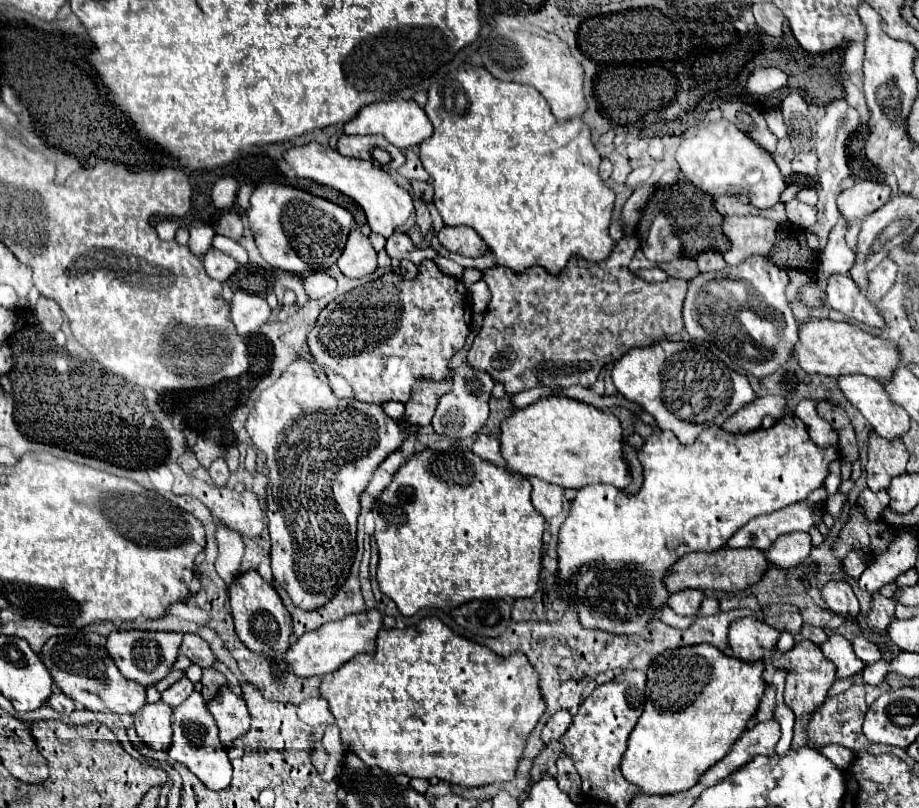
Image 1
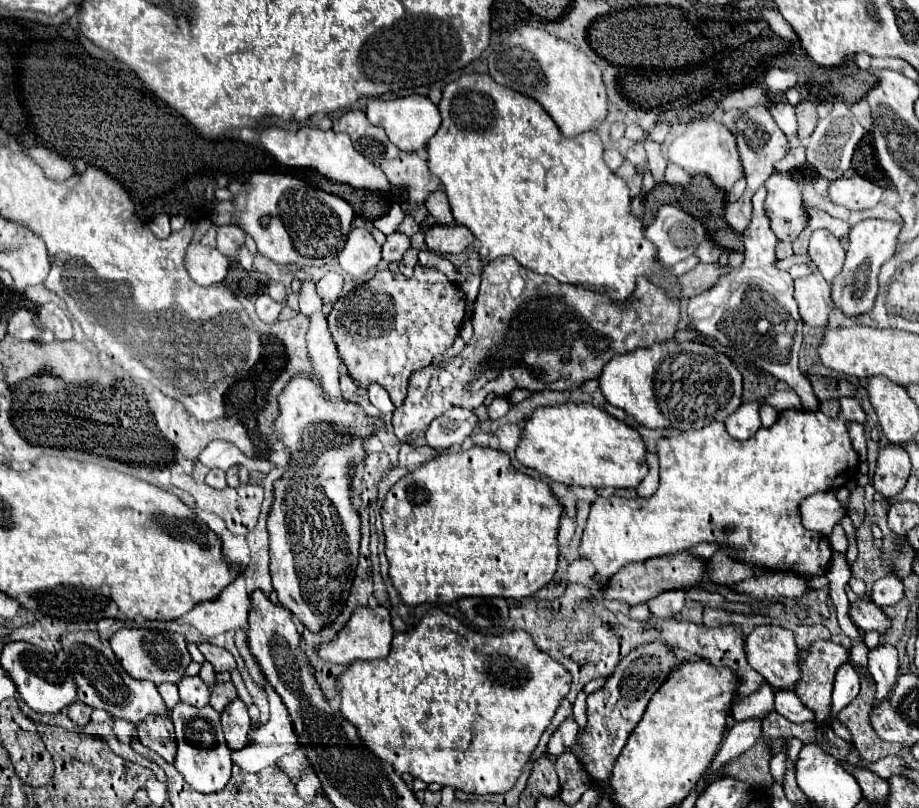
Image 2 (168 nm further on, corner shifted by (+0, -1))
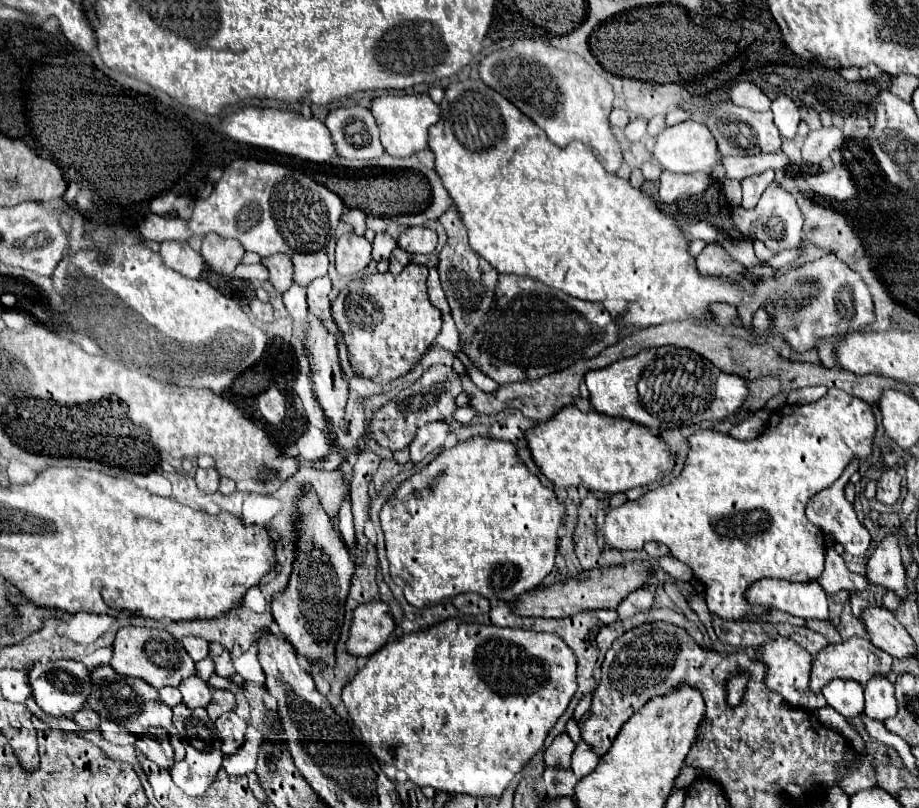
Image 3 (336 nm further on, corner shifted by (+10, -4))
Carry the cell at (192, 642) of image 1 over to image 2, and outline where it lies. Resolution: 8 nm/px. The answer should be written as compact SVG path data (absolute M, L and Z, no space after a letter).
M201 643L199 645L199 651L205 655L205 659L213 665L215 671L231 671L235 669L235 659L229 651L217 647L217 645L211 645L211 643Z

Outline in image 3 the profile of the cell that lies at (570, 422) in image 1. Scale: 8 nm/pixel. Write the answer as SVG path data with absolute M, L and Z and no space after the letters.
M575 406L563 408L555 418L541 422L539 426L531 428L527 432L529 448L531 454L537 462L537 466L543 470L543 474L553 480L557 488L569 488L569 486L587 486L591 492L605 492L605 494L615 494L615 492L627 492L635 486L647 486L651 482L661 480L665 474L673 470L675 456L671 454L669 446L649 428L639 426L637 422L631 420L621 420L621 418L611 418L603 416L595 410L581 412Z

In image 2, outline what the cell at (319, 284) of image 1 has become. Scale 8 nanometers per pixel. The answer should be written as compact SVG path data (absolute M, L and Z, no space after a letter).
M325 273L319 283L317 283L317 295L327 303L327 301L335 301L341 293L341 285L343 285L343 277L339 273Z

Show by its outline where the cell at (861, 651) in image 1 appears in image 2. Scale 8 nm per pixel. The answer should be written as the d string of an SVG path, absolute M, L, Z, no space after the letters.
M881 643L877 649L869 651L867 659L869 659L869 671L877 683L877 701L889 699L891 687L897 681L897 671L899 671L897 649Z

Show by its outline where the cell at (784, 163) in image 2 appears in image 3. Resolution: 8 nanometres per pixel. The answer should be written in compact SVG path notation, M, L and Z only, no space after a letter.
M783 152L777 154L755 154L755 156L731 156L731 158L723 158L723 166L727 172L727 178L733 180L743 180L745 176L753 176L753 174L761 174L769 168L779 170L787 166L787 156Z

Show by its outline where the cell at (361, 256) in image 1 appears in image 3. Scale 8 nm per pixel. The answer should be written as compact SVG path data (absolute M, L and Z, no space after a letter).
M353 232L343 234L335 248L335 268L341 276L359 274L371 262L371 242Z

